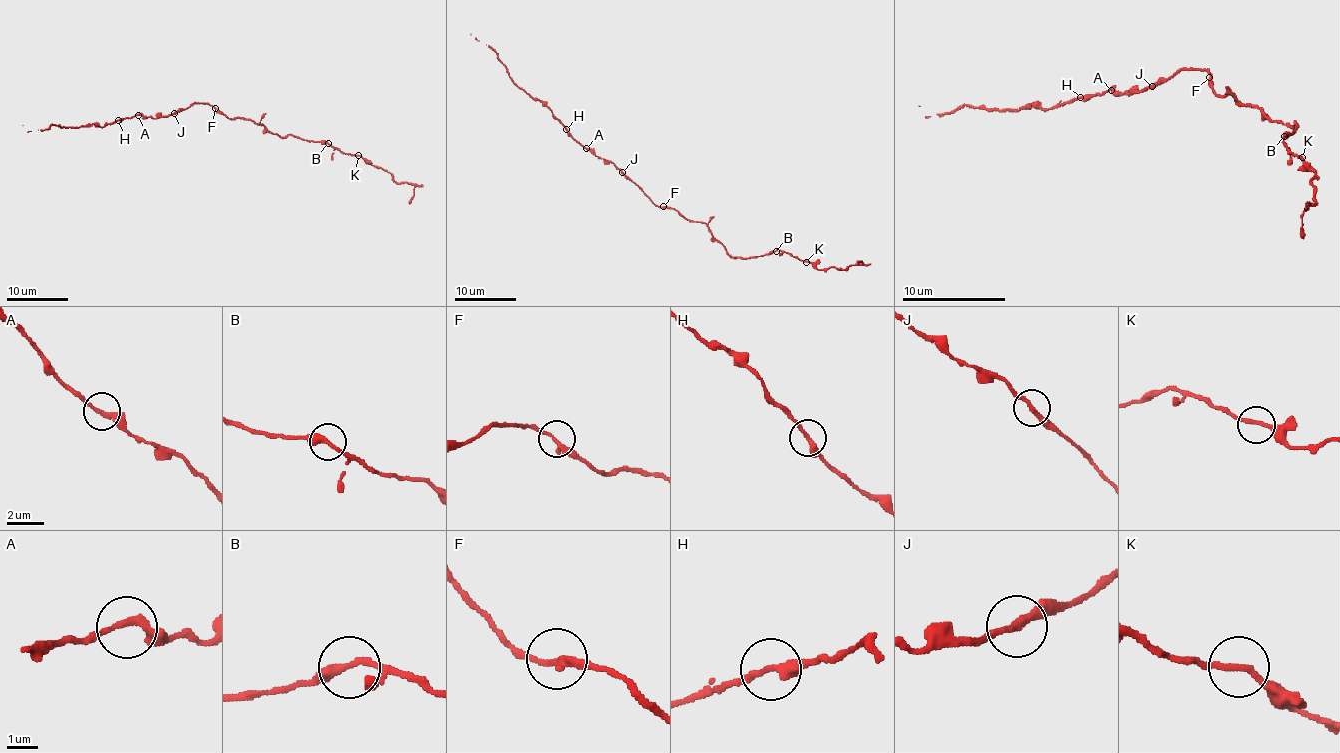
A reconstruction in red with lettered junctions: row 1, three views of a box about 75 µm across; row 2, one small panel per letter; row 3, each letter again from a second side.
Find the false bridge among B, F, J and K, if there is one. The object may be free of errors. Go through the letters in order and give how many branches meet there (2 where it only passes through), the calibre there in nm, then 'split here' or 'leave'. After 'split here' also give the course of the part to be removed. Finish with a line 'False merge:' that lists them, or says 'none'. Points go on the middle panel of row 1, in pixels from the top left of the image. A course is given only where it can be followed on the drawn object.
B: branches 2; calibre 280 nm; leave
F: branches 2; calibre 240 nm; leave
J: branches 2; calibre 240 nm; leave
K: branches 2; calibre 200 nm; leave
False merge: none

